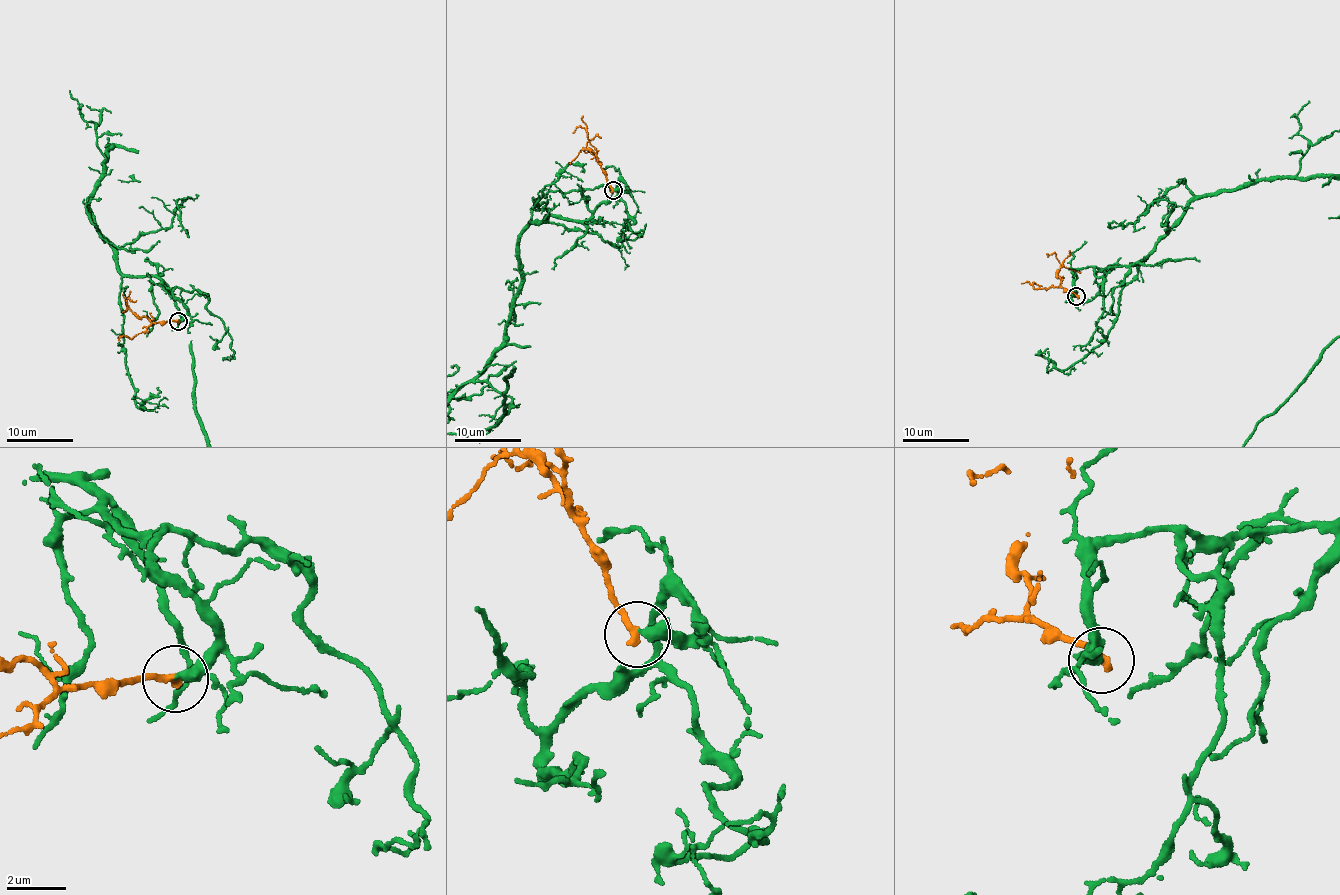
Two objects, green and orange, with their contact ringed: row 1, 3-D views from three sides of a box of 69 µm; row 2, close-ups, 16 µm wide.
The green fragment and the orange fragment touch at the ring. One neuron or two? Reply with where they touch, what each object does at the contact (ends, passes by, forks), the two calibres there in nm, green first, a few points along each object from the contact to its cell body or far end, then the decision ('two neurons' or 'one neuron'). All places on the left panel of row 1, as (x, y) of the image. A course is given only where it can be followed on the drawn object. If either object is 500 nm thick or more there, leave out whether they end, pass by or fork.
(178, 321) | green ends | orange ends | 360/280 nm | orange via (178, 321), (154, 322), (146, 331), (131, 338), (118, 337) | one neuron

